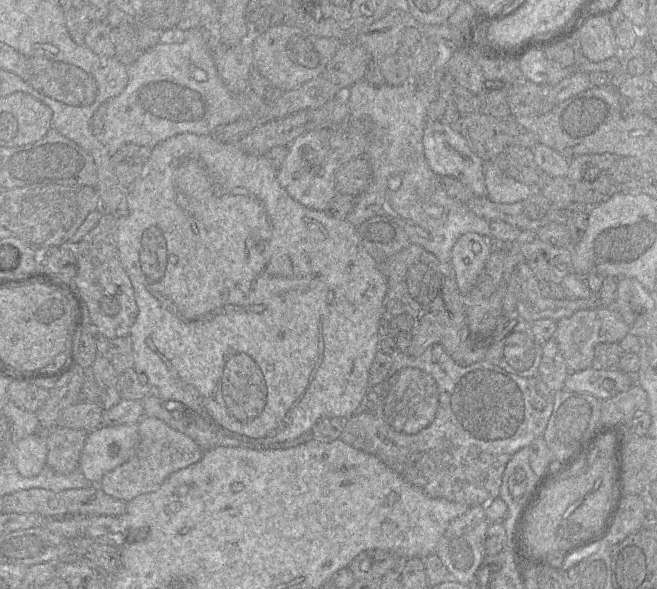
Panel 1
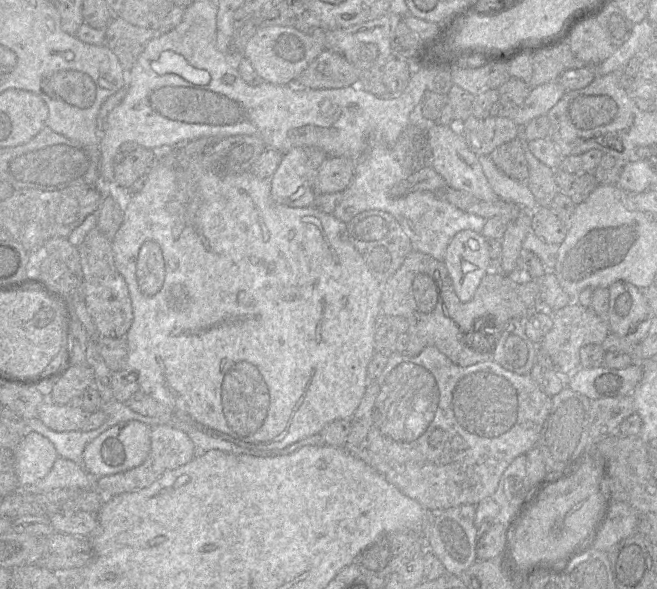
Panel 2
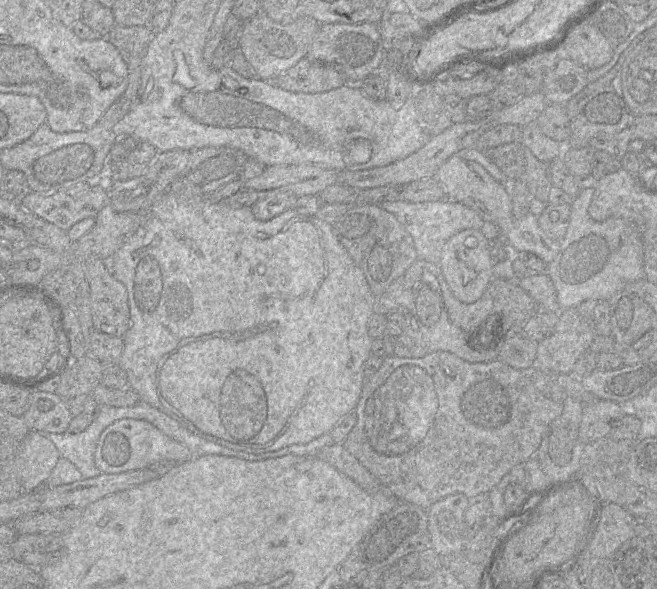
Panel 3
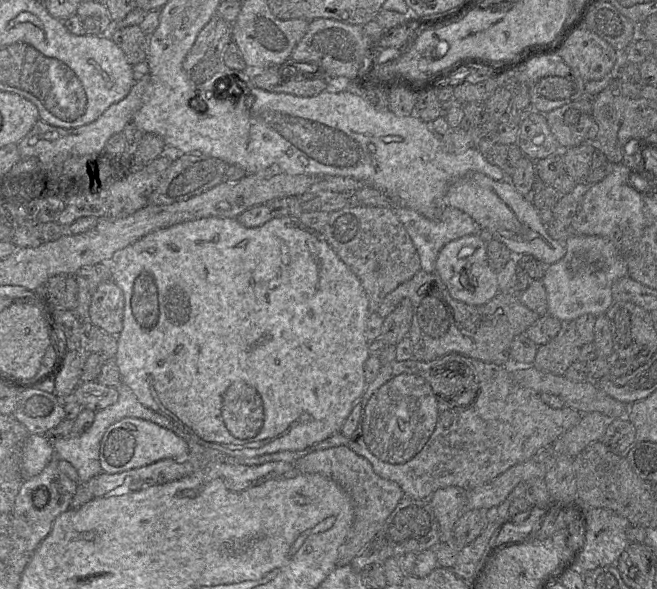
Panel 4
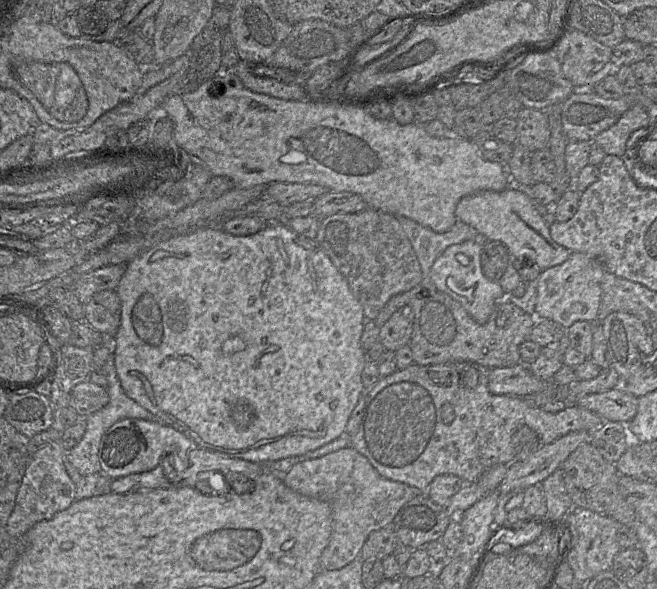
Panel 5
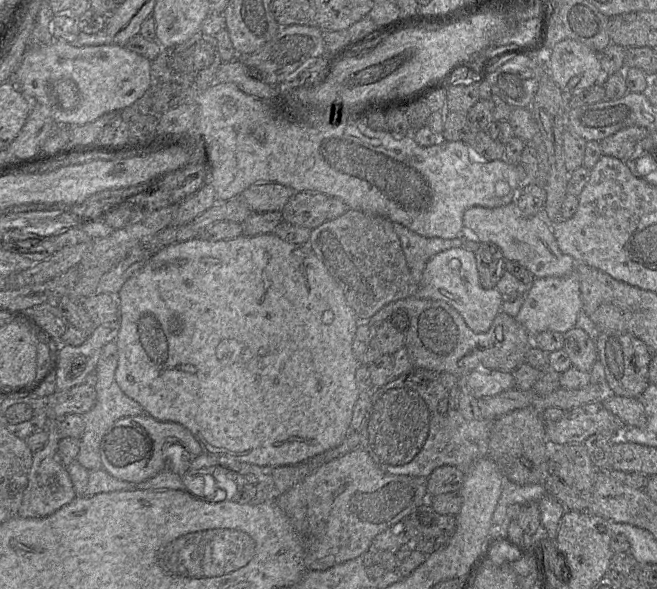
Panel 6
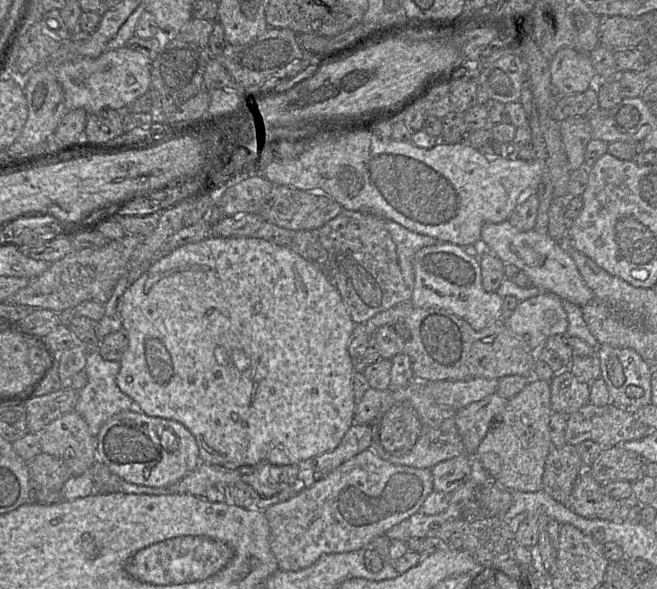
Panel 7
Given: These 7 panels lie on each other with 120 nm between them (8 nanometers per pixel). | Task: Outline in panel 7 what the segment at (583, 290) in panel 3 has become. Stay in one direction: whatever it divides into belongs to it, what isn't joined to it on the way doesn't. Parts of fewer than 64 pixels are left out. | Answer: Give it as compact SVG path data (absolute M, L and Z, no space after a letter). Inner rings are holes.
M543 292L519 301L510 317L505 320L505 324L514 334L520 336L531 350L538 351L551 335L566 333L568 319L563 307L563 299L551 292Z

